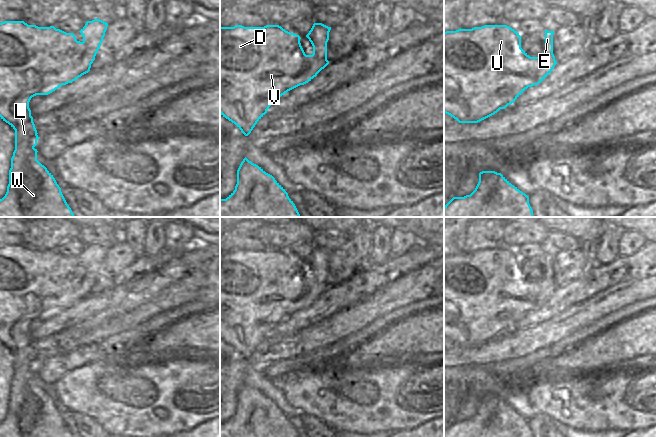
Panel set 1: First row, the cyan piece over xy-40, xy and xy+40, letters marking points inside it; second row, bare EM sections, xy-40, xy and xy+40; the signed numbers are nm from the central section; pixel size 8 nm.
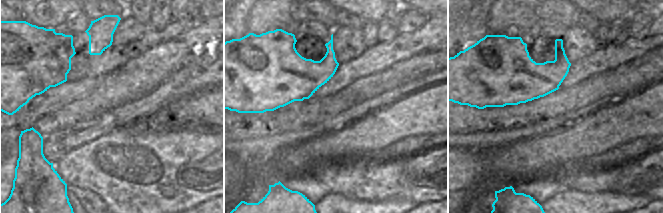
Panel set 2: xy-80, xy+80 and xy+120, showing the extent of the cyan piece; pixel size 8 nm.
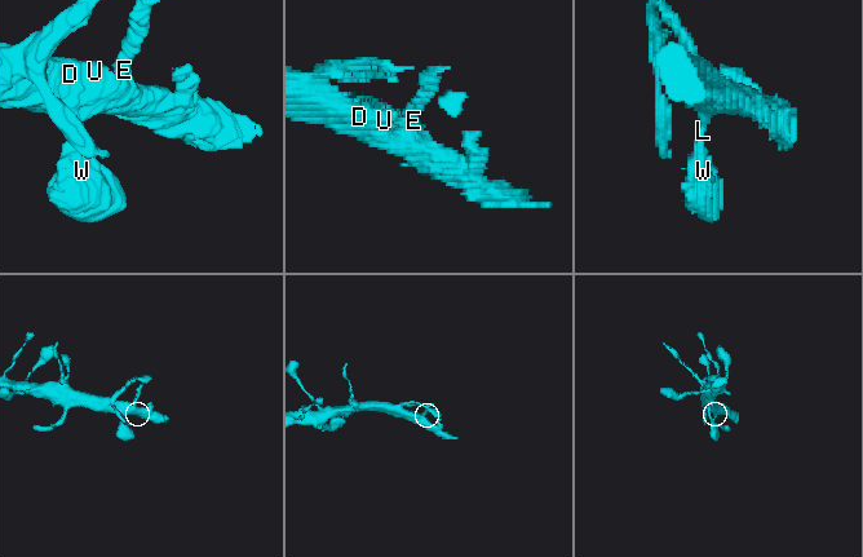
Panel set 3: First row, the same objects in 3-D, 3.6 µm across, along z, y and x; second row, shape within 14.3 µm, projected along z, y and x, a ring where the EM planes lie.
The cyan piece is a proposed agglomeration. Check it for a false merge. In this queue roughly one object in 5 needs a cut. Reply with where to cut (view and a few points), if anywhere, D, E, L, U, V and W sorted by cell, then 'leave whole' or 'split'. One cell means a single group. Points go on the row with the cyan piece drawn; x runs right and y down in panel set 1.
cut none; groups D E L U V W; leave whole

